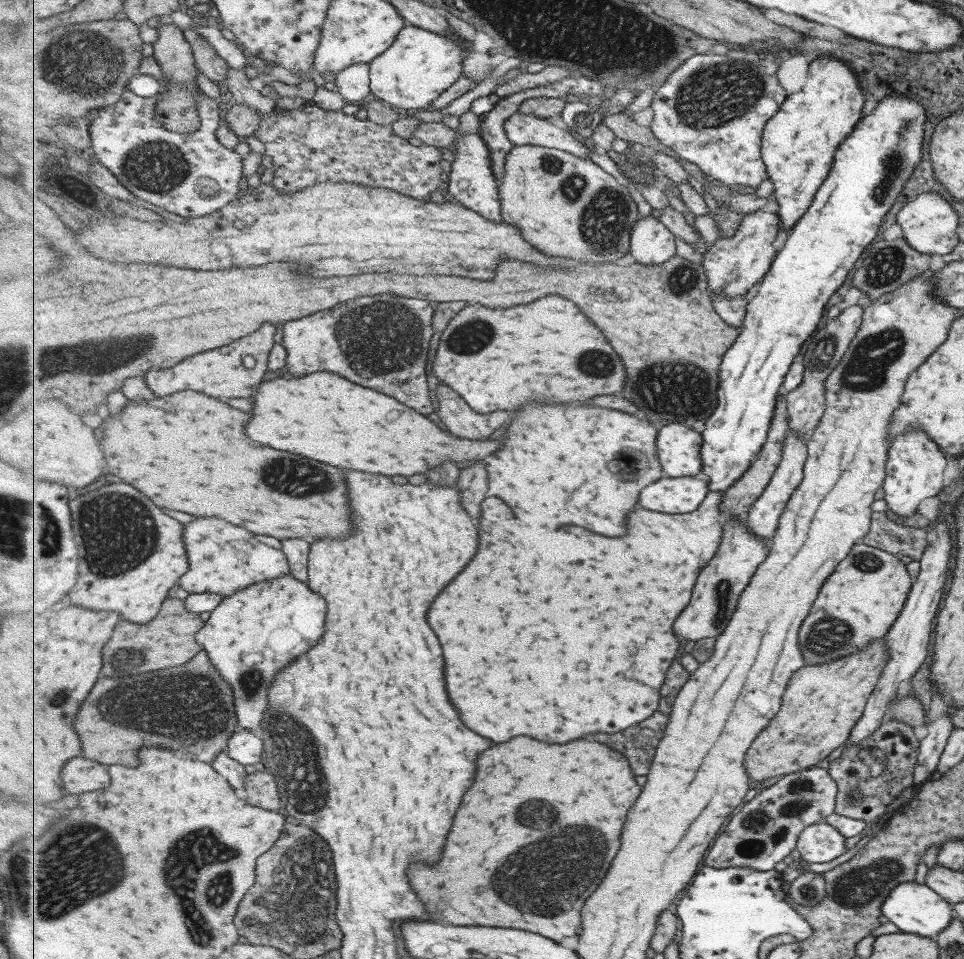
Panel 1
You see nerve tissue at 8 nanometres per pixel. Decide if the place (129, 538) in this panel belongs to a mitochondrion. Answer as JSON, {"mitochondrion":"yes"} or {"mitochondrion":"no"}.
{"mitochondrion":"yes"}

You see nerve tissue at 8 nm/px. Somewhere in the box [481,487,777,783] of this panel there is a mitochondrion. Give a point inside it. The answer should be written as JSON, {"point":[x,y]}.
{"point":[720,591]}

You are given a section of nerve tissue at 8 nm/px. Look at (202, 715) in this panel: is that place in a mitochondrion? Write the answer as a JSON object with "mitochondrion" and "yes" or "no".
{"mitochondrion":"yes"}

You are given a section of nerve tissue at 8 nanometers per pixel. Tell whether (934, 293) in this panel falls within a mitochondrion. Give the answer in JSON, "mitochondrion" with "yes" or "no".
{"mitochondrion":"no"}

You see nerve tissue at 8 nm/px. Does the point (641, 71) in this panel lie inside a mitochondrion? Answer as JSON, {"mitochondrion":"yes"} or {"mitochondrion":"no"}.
{"mitochondrion":"yes"}

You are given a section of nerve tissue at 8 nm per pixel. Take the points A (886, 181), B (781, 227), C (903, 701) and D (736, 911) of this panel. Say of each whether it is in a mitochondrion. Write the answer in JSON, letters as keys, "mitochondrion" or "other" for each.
{"A":"mitochondrion","B":"other","C":"mitochondrion","D":"other"}

